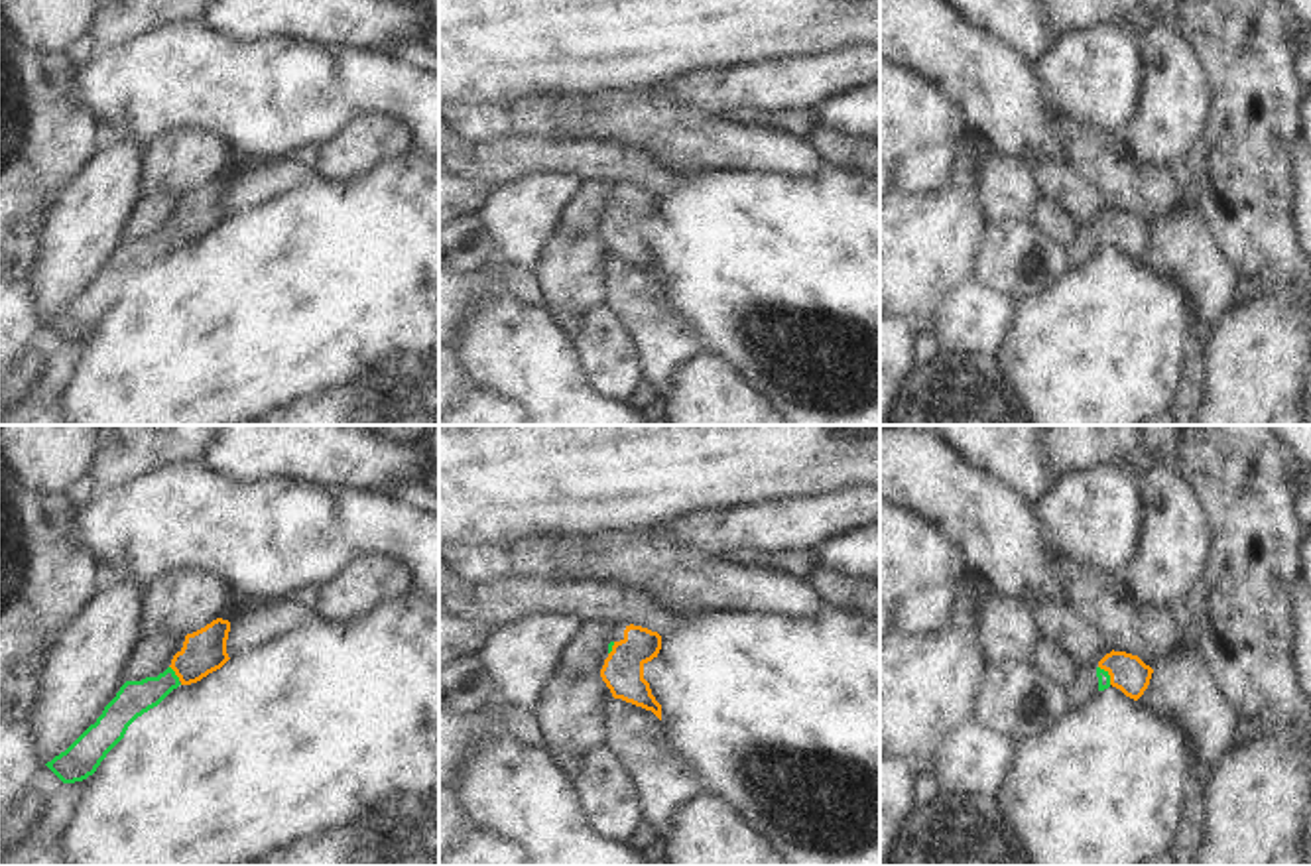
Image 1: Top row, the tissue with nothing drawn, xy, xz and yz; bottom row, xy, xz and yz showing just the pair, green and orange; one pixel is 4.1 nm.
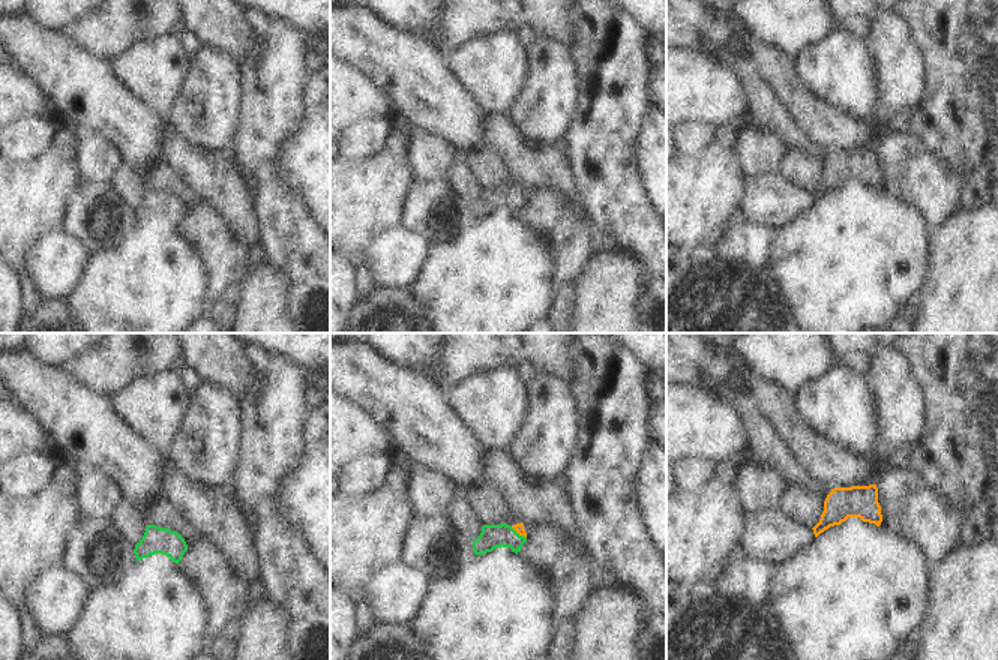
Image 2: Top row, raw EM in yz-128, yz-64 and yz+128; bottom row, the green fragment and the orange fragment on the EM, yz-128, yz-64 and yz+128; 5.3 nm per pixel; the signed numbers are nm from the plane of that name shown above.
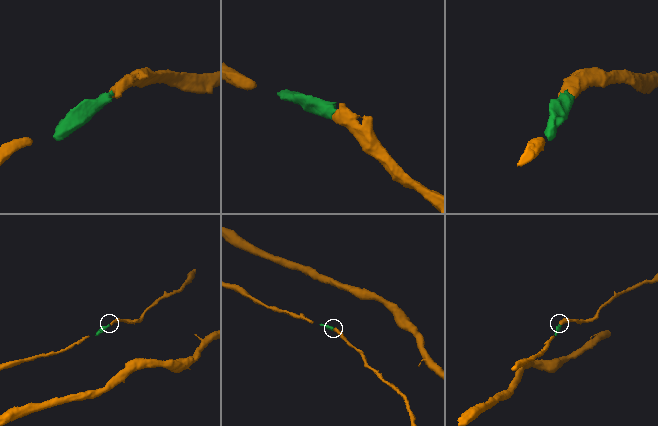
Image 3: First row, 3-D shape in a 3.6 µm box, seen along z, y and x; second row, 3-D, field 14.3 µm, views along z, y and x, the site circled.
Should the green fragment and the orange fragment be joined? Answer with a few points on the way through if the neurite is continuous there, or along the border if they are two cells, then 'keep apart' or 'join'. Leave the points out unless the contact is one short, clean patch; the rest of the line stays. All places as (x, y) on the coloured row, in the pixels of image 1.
runs through yz (1103, 676), (1109, 676), (1128, 674); join

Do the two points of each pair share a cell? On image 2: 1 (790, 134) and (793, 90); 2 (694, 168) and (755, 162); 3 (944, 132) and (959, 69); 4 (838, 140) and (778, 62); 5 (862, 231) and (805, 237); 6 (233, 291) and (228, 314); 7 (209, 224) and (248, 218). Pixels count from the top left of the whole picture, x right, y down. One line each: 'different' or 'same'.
1: different
2: different
3: same
4: same
5: same
6: same
7: different

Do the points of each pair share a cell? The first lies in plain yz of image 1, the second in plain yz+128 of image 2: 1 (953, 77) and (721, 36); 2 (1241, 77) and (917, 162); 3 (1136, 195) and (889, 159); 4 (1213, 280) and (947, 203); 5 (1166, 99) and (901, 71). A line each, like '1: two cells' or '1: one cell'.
1: one cell
2: two cells
3: two cells
4: one cell
5: one cell

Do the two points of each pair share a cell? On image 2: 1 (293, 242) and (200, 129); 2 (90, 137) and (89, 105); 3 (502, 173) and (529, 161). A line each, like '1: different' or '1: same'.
1: different
2: different
3: different

